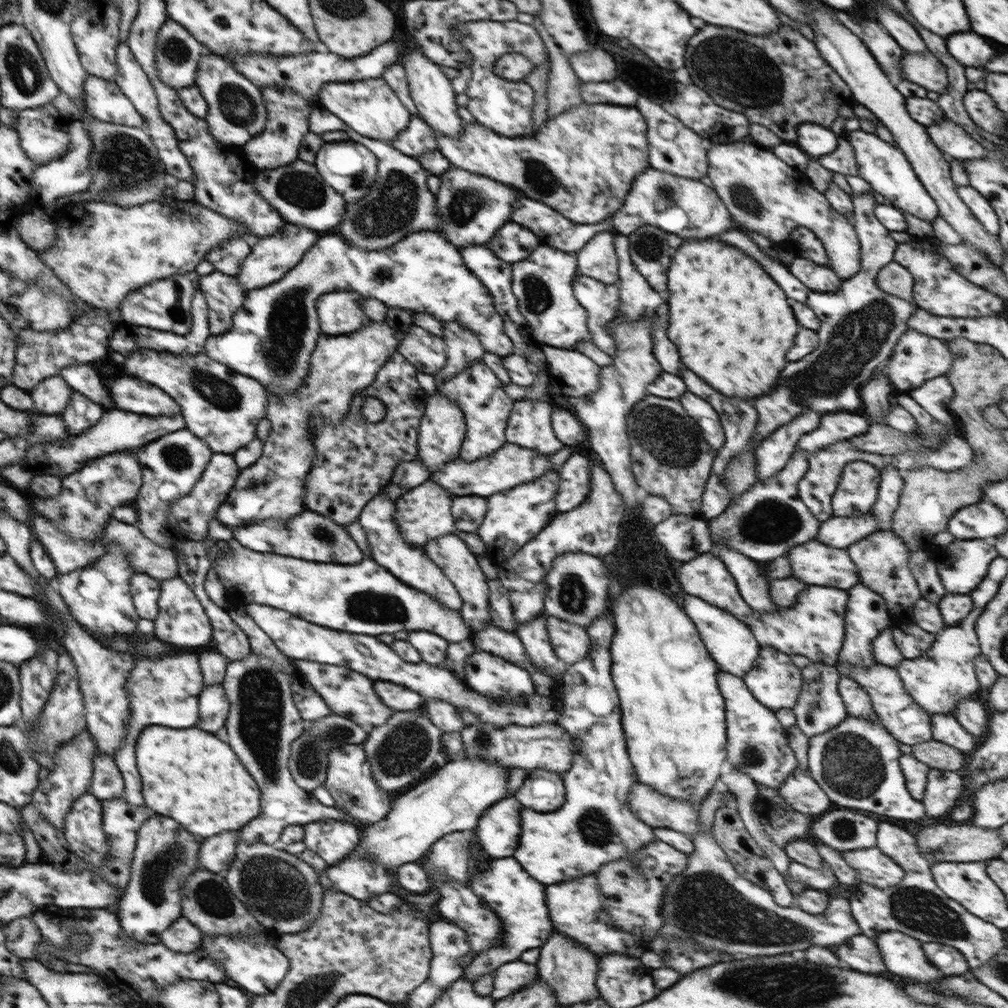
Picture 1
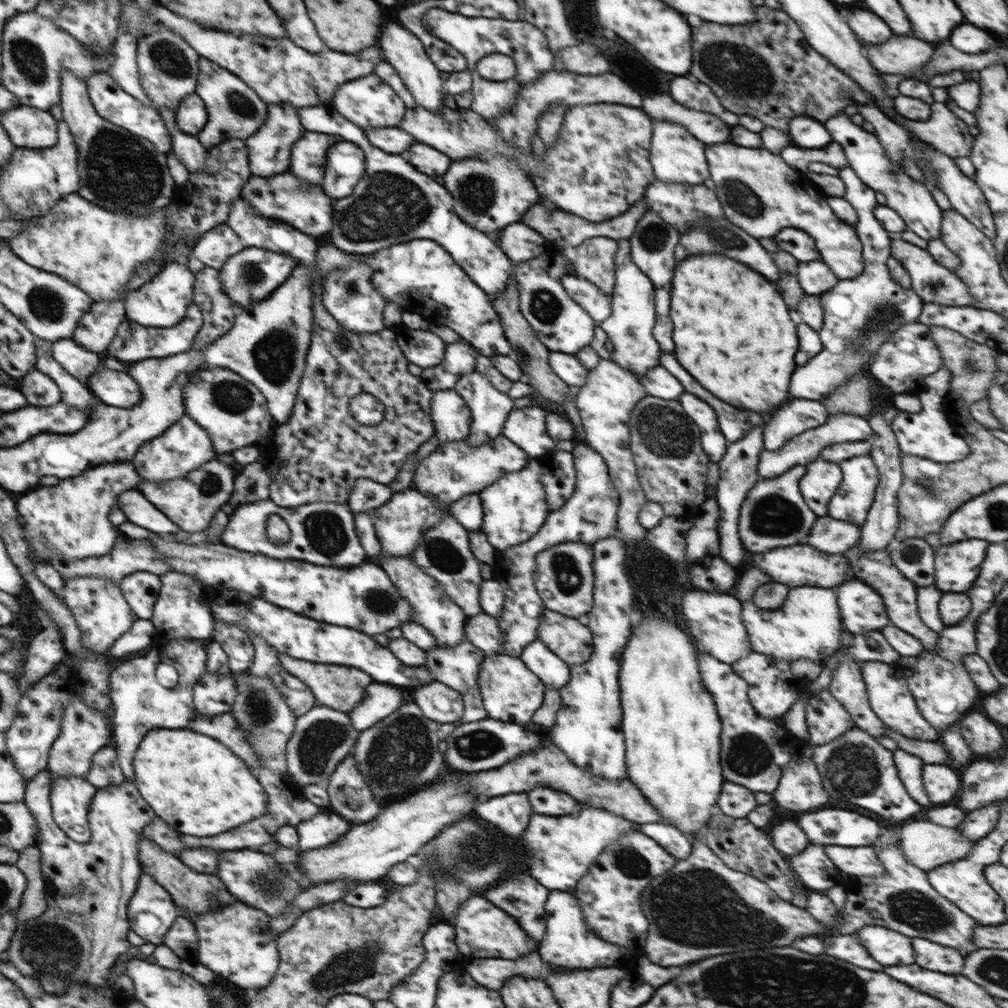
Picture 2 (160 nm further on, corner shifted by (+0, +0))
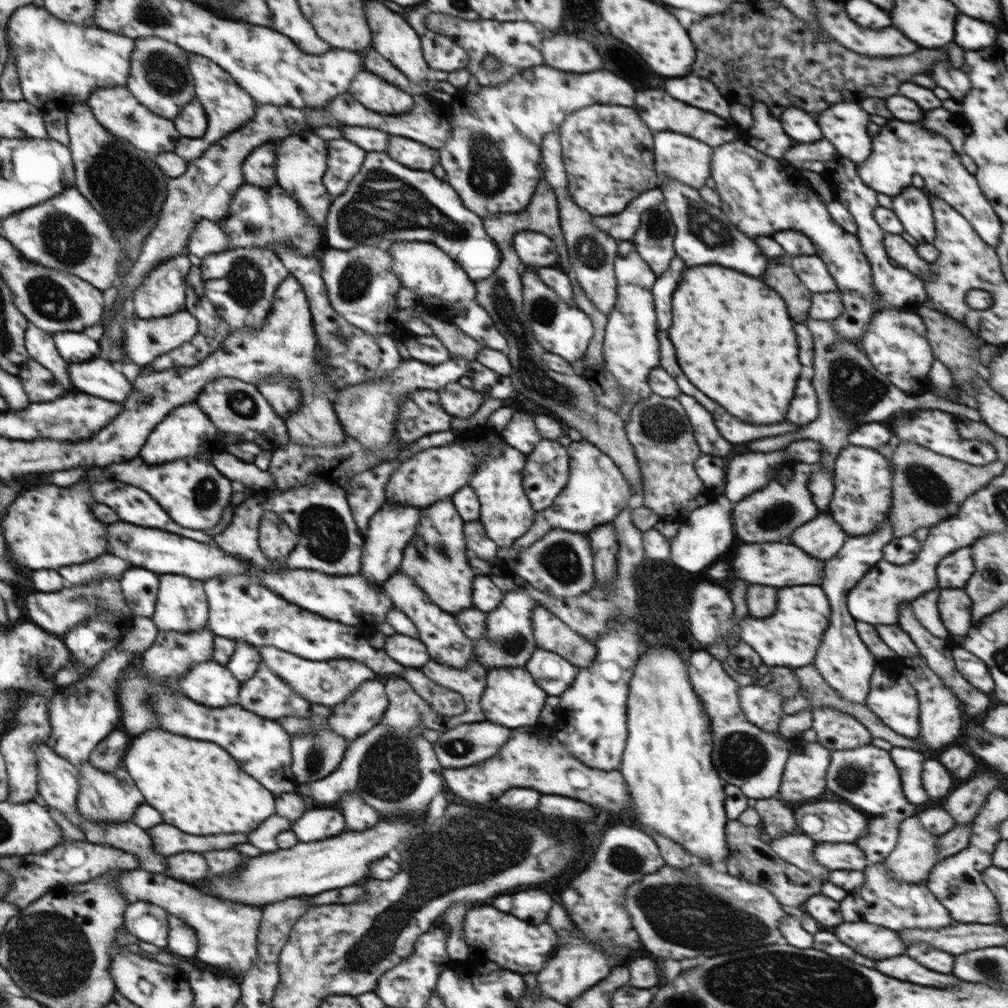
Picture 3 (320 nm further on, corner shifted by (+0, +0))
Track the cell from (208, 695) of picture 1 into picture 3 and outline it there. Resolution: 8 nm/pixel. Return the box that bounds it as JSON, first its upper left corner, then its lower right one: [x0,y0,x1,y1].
[178,659,241,708]

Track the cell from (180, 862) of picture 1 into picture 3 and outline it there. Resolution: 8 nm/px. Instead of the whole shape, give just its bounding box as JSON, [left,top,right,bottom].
[124,901,169,950]

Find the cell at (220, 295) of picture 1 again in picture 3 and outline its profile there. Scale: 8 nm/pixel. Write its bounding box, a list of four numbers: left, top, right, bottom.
[149,265,230,370]

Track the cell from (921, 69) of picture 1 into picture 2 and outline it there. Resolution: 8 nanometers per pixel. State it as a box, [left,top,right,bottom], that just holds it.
[862,36,934,74]

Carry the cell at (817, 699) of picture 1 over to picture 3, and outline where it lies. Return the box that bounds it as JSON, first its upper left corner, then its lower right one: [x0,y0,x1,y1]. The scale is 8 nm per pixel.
[812,707,872,751]

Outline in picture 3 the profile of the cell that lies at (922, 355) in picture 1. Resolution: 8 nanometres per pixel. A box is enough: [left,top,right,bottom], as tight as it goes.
[860,309,935,395]

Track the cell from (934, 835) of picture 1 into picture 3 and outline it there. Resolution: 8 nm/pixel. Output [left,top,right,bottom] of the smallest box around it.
[885,818,942,882]

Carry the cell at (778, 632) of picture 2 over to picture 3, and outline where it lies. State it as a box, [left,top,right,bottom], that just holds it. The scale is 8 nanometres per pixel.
[739,584,830,670]

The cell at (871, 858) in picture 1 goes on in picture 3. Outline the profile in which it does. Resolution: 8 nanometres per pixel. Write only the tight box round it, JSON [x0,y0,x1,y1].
[813,843,871,871]

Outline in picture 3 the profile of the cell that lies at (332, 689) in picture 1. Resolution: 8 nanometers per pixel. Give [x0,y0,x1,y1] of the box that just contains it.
[258,646,376,708]

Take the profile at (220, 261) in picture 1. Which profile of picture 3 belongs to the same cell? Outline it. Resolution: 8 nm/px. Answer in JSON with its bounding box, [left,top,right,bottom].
[188,219,230,259]

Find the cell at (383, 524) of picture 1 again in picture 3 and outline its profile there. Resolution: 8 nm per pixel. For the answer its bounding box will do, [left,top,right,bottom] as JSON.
[382,572,474,668]

